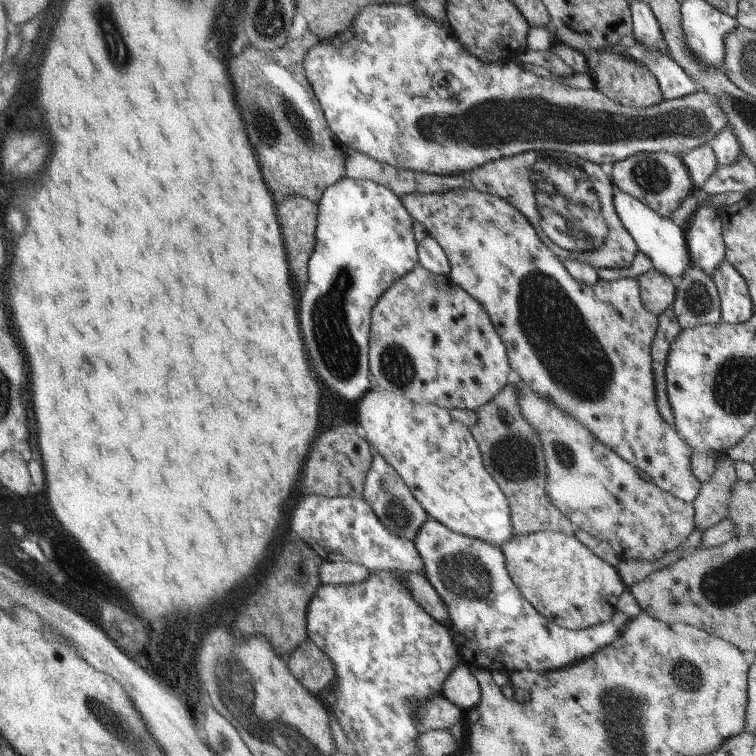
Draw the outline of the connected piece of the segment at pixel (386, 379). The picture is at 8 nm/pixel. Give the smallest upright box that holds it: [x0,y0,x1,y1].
[370,262,514,411]

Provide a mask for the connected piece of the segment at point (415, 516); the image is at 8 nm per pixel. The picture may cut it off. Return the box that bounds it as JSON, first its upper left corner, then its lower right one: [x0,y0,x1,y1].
[363,449,430,543]

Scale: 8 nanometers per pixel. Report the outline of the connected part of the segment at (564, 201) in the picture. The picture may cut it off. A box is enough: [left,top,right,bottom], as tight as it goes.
[345,149,640,268]

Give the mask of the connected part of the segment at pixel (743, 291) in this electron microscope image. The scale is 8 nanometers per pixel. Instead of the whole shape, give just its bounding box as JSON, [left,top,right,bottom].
[711,259,754,324]

